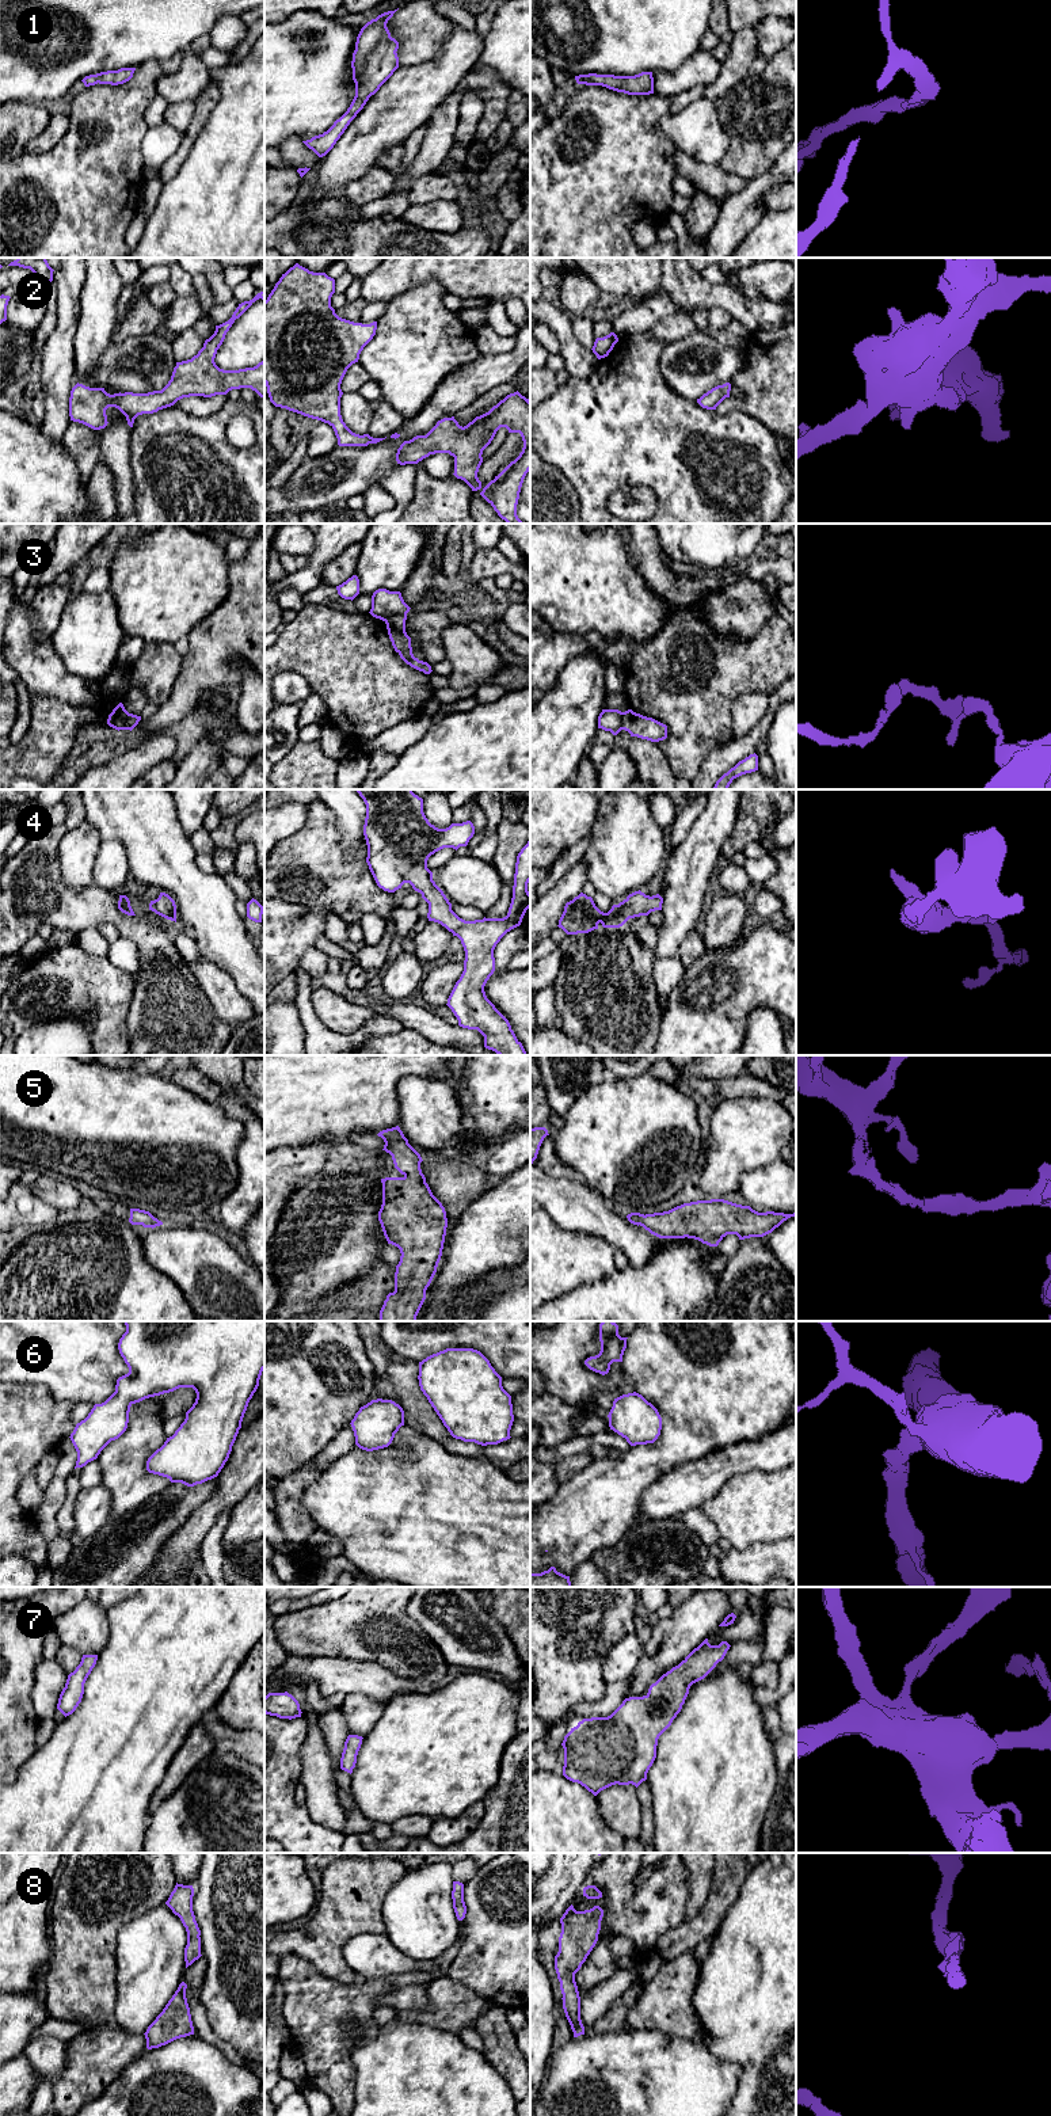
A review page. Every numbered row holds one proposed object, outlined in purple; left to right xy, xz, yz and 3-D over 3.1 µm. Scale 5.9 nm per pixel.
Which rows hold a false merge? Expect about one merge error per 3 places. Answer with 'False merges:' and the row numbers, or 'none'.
False merges: 3

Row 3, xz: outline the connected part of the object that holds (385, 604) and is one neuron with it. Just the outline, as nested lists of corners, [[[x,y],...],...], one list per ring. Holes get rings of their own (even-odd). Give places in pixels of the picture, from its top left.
[[[378,589],[372,595],[372,609],[369,613],[376,619],[386,621],[392,616],[407,614],[410,609],[400,591]]]

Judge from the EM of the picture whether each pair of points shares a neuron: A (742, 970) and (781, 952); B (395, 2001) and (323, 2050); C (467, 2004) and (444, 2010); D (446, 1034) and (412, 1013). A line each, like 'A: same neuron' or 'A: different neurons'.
A: same neuron
B: different neurons
C: same neuron
D: same neuron

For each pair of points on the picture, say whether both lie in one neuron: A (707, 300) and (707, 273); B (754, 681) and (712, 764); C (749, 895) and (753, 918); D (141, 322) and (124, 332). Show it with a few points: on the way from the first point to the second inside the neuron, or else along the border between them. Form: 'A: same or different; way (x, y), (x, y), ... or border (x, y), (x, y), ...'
A: different; border (700, 273), (712, 284), (723, 285), (726, 282)
B: different; border (734, 737), (718, 746), (700, 768)
C: same; way (749, 901), (750, 913)
D: same; way (137, 322), (128, 328)

